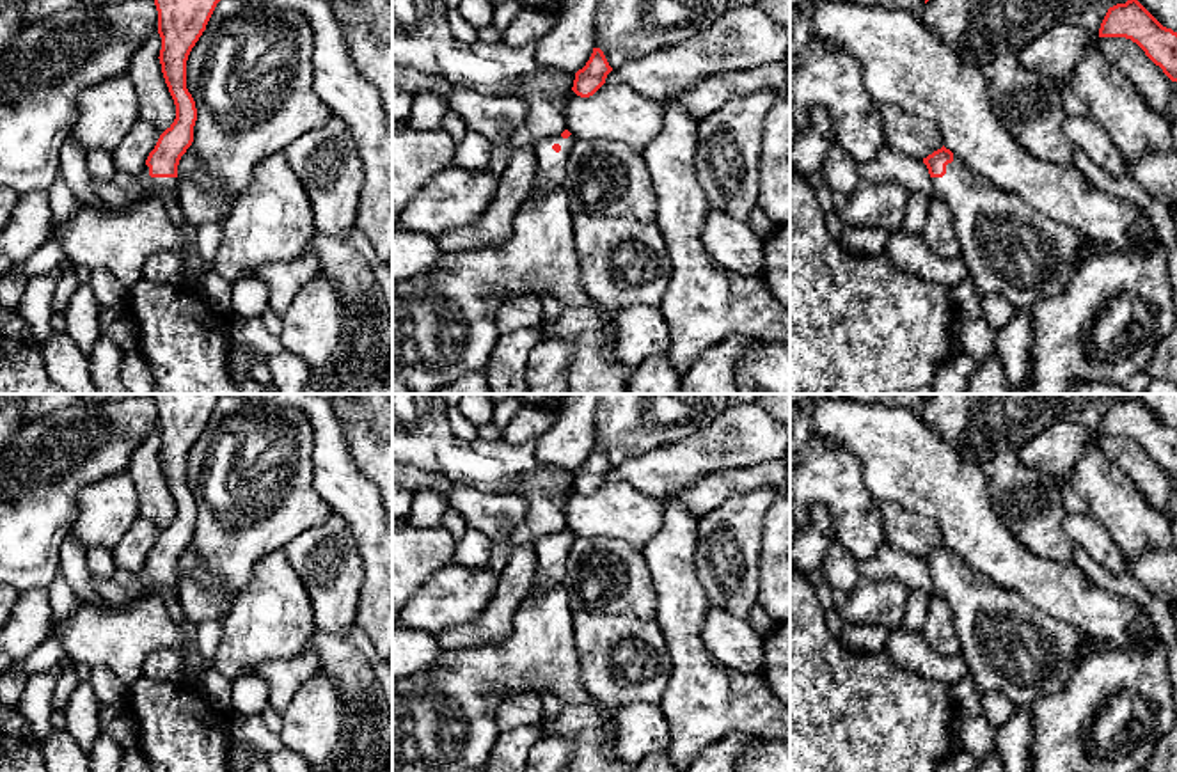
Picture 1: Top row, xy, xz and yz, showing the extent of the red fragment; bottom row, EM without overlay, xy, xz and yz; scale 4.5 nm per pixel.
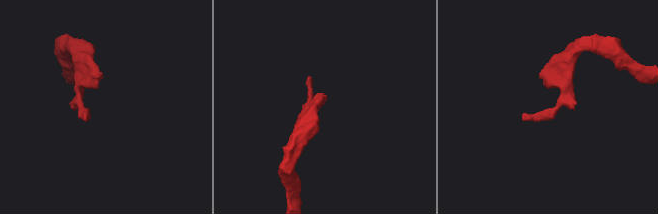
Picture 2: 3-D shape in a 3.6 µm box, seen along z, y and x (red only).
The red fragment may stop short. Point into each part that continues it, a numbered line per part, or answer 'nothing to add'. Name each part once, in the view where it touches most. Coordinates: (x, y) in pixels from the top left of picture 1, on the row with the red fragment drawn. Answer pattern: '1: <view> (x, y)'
1: xy (144, 187)

